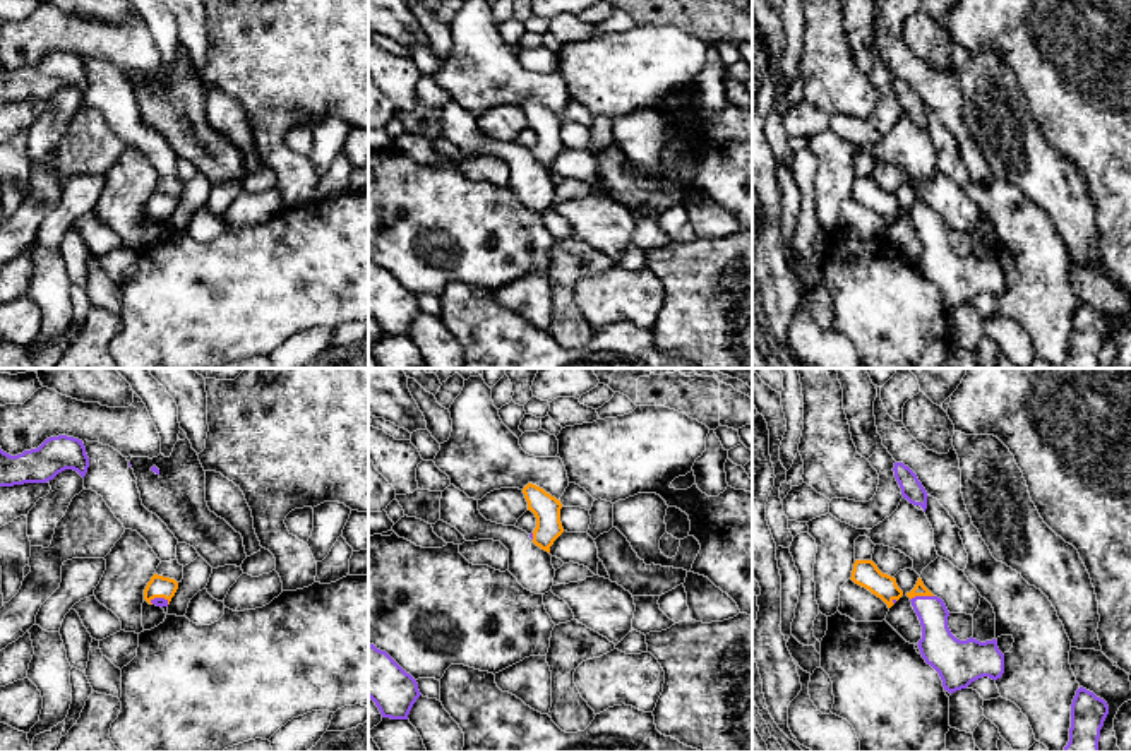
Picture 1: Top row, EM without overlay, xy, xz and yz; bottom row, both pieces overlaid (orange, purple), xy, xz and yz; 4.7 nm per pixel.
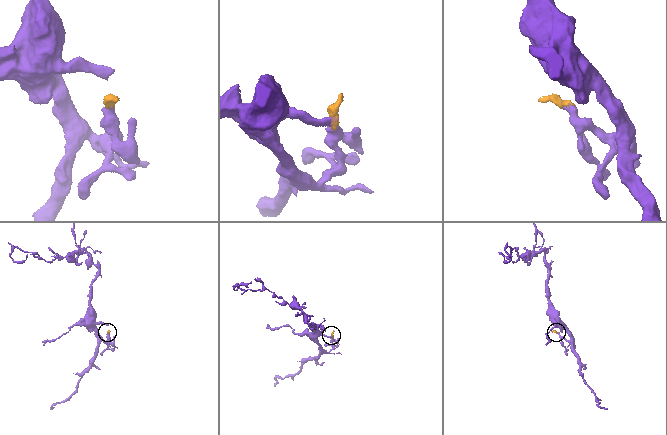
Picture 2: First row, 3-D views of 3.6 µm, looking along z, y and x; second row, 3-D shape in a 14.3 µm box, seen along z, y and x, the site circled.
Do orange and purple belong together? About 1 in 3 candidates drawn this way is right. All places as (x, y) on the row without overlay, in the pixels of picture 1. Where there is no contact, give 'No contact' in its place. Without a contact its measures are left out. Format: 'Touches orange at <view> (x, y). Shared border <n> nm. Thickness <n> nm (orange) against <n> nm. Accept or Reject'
Touches orange at yz (921, 211). Shared border 110 nm. Thickness 60 nm (orange) against 170 nm. Accept

